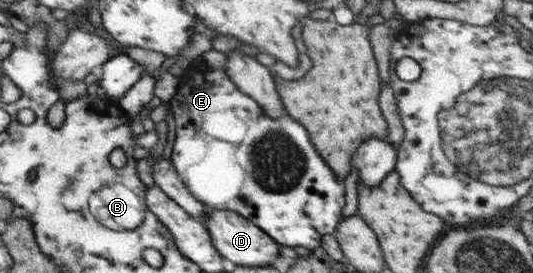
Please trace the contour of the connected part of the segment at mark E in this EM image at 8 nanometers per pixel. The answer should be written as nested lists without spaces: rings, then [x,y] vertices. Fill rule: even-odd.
[[[202,55],[197,56],[191,62],[190,70],[186,70],[181,79],[182,86],[179,86],[172,100],[168,102],[170,120],[171,123],[174,123],[175,134],[171,137],[167,157],[171,160],[172,165],[174,165],[176,173],[178,173],[182,181],[184,181],[186,188],[196,199],[200,199],[202,203],[207,205],[209,209],[230,210],[231,212],[240,214],[240,216],[244,218],[248,218],[248,220],[251,220],[258,228],[261,228],[266,234],[270,235],[278,244],[291,246],[292,248],[302,246],[302,248],[308,248],[310,251],[319,248],[321,246],[322,236],[324,236],[324,234],[334,234],[337,229],[346,199],[344,196],[344,181],[330,170],[330,166],[328,166],[328,164],[322,160],[322,156],[316,152],[314,144],[312,144],[310,138],[308,138],[308,132],[306,132],[298,122],[294,122],[290,116],[286,116],[286,113],[284,116],[280,116],[280,118],[270,118],[270,116],[266,116],[263,108],[256,100],[250,98],[250,96],[244,94],[244,92],[238,91],[238,88],[230,81],[230,77],[222,68],[213,69],[209,67],[206,60],[202,58]]]

